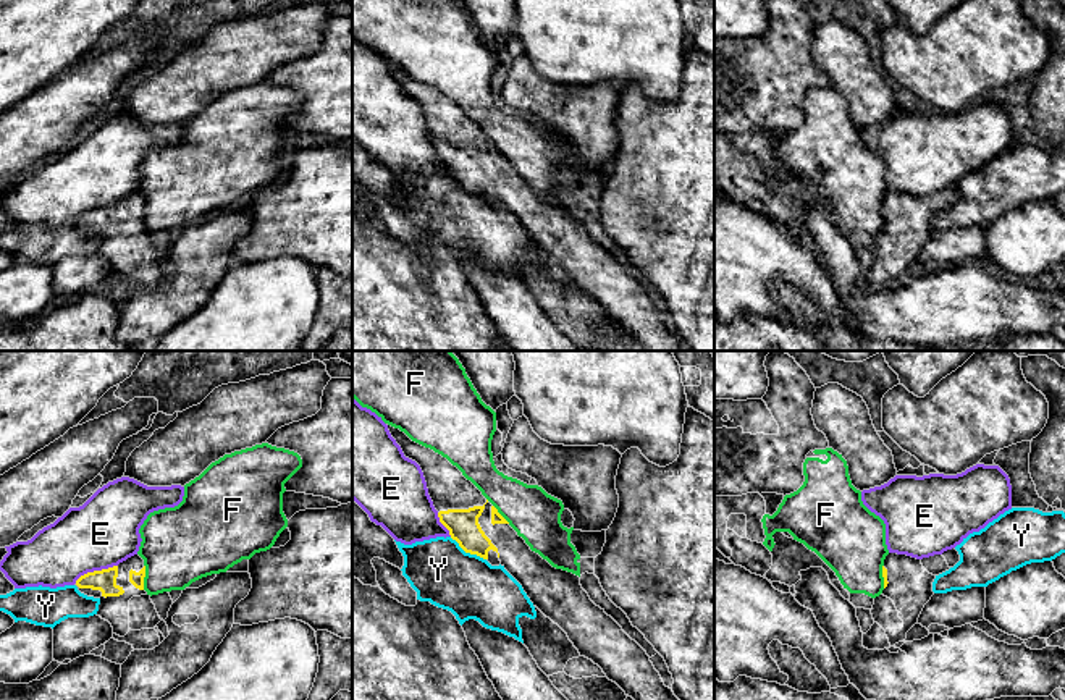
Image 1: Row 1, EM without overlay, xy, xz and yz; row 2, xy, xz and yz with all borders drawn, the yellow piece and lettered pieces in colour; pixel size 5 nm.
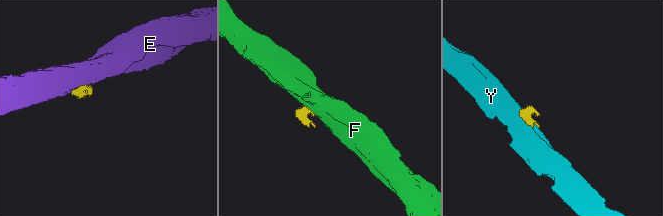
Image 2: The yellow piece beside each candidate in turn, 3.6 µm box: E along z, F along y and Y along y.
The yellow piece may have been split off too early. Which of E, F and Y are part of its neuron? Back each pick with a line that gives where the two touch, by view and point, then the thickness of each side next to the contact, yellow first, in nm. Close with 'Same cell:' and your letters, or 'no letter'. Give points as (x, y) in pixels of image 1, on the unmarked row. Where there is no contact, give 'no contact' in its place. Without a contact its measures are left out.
Same cell: no letter

